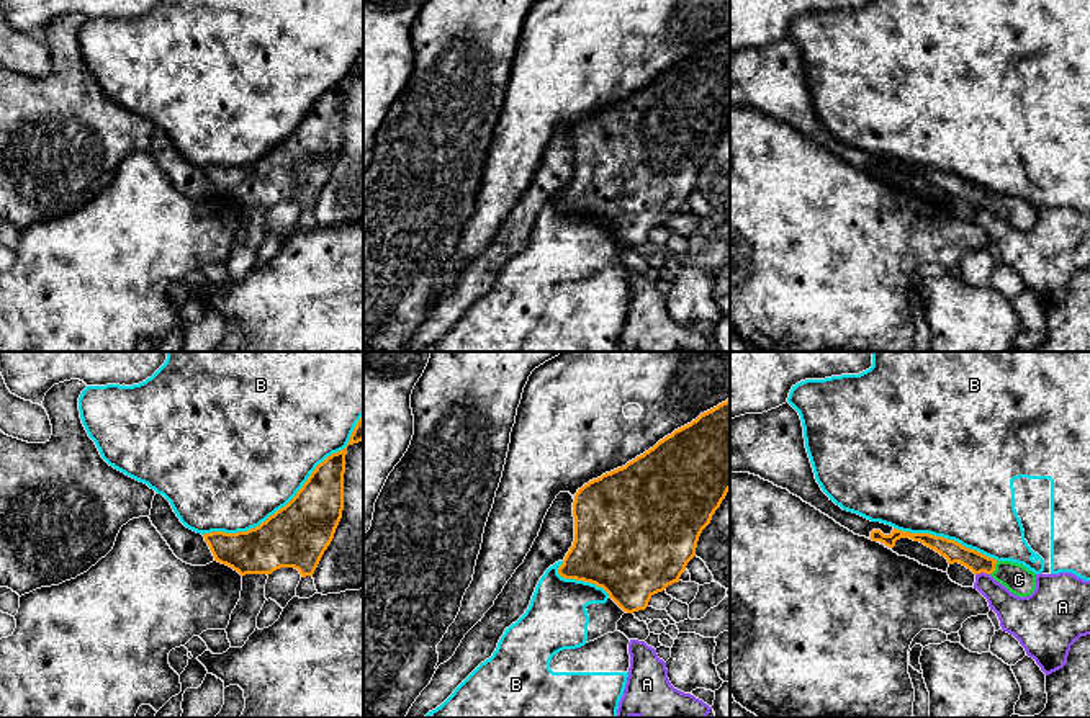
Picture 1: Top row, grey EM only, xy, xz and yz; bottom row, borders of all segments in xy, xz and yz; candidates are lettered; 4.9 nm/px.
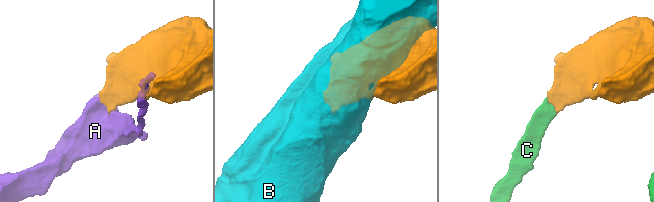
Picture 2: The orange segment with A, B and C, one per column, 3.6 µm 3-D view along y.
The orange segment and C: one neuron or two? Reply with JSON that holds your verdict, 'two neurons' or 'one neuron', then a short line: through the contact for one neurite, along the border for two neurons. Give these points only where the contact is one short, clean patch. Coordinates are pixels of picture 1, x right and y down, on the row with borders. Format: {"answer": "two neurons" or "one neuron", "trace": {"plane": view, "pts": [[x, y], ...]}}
{"answer": "one neuron", "trace": {"plane": "yz", "pts": [[953, 551], [994, 568], [1018, 579]]}}

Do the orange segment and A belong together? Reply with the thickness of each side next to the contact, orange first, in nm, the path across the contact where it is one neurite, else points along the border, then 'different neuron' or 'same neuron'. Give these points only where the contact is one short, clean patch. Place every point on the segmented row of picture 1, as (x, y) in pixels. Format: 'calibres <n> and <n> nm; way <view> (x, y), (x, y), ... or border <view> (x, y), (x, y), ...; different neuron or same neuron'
calibres 100 and 160 nm; border yz (989, 573), (976, 574); different neuron

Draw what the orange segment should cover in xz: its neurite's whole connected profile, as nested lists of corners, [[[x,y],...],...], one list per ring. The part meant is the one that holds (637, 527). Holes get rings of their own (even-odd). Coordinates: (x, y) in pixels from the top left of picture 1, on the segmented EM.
[[[730,399],[674,430],[625,466],[589,481],[574,494],[574,541],[558,574],[602,587],[624,612],[645,610],[650,599],[679,582],[696,556],[702,530],[730,491]]]

